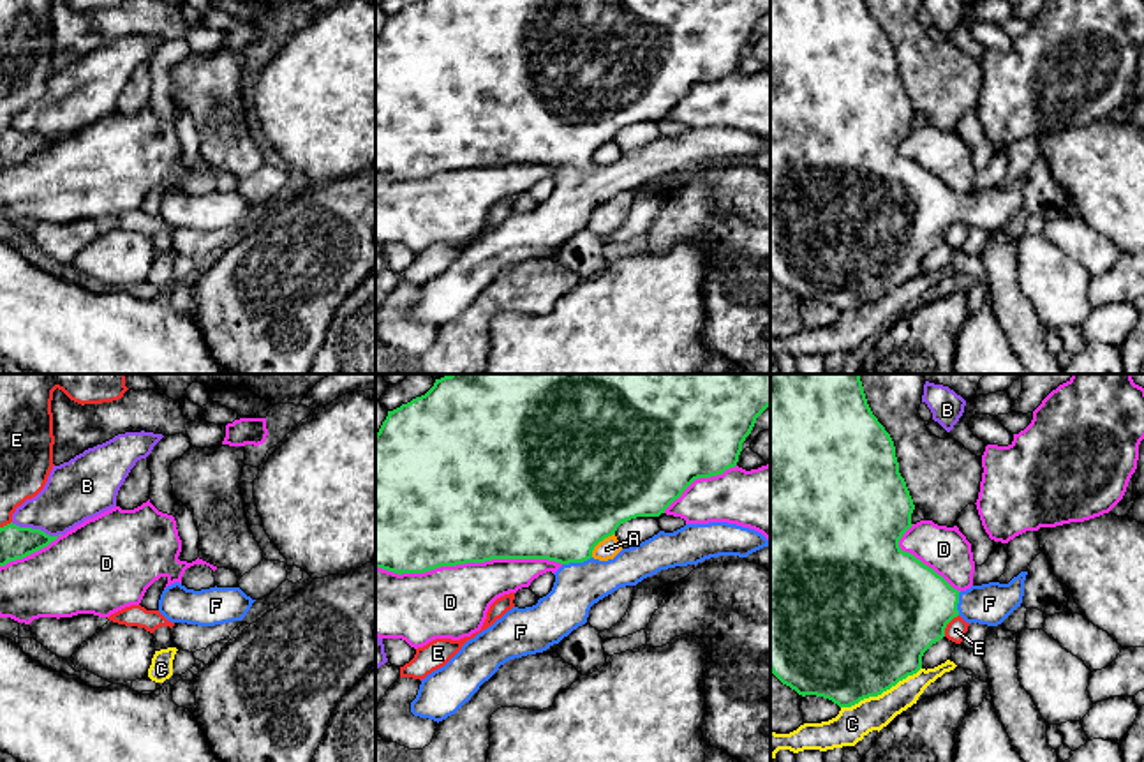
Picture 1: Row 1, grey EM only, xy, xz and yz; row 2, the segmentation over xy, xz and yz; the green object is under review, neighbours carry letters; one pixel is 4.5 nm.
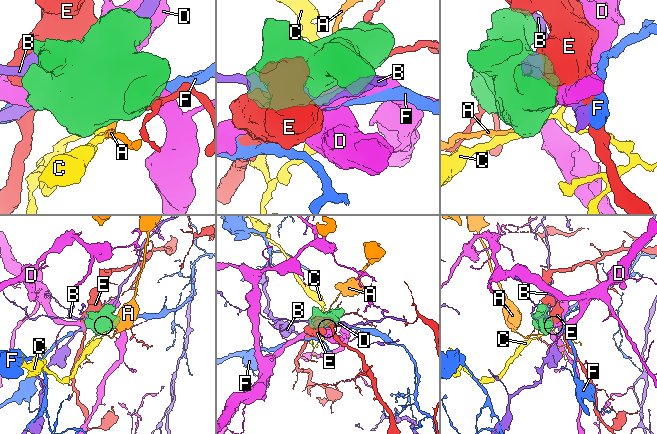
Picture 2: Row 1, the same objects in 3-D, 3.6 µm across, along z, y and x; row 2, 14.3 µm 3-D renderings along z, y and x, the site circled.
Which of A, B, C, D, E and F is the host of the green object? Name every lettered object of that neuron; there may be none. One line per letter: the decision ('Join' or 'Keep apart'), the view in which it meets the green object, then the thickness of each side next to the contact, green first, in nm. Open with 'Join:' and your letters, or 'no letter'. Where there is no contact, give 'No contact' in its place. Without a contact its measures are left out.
Join: F
A: Keep apart. Touches green in xz. Thickness 500 nm (green) against 90 nm
B: Keep apart. Touches green in xy. Thickness 150 nm (green) against 280 nm
C: Keep apart. Touches green in yz. Thickness 500 nm (green) against 160 nm
D: Keep apart. Touches green in xz. Thickness 500 nm (green) against 340 nm
E: Keep apart. Touches green in yz. Thickness 480 nm (green) against 90 nm
F: Join. Touches green in xz. Thickness 460 nm (green) against 220 nm

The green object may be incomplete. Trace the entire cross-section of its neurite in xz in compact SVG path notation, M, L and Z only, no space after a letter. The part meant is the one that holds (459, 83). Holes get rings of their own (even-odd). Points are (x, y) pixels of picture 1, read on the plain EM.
M421 0L388 16L375 39L375 173L425 178L441 171L492 164L548 164L562 171L552 196L536 210L513 212L467 245L441 273L421 284L411 318L442 326L455 319L501 270L546 256L587 228L594 208L619 192L636 190L661 175L710 162L749 159L770 152L758 136L728 127L686 129L622 153L613 164L592 162L594 152L636 122L659 122L698 83L735 72L742 48L770 0Z

